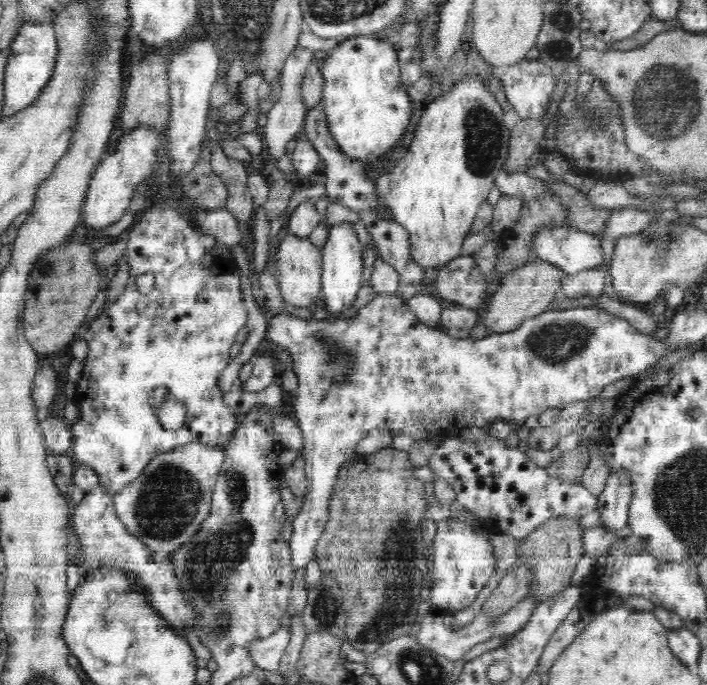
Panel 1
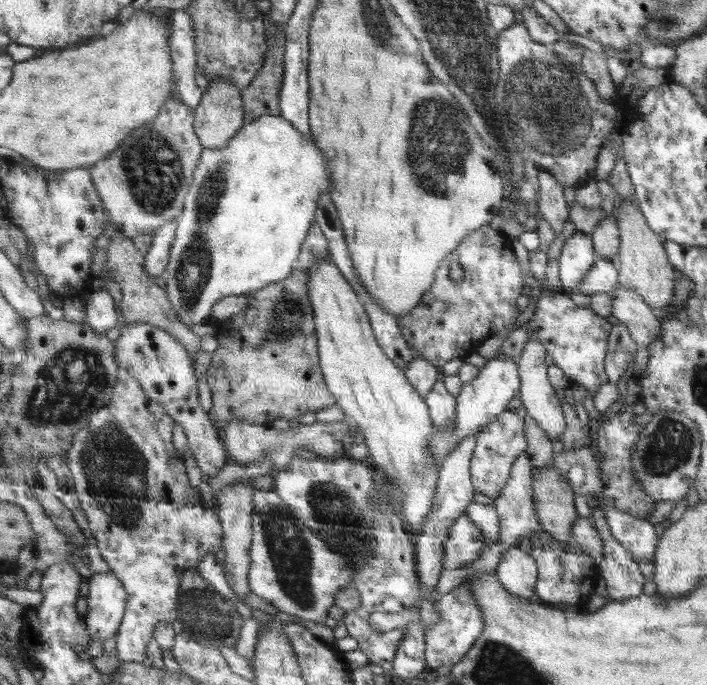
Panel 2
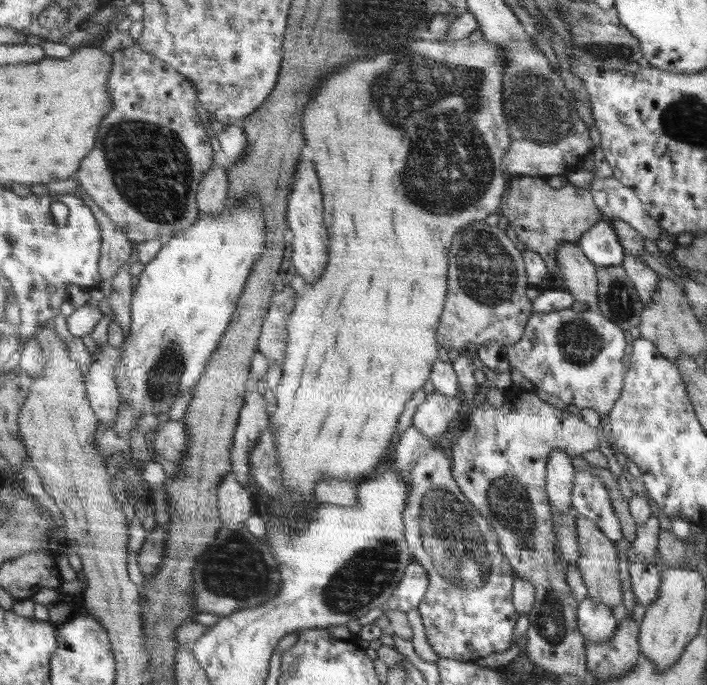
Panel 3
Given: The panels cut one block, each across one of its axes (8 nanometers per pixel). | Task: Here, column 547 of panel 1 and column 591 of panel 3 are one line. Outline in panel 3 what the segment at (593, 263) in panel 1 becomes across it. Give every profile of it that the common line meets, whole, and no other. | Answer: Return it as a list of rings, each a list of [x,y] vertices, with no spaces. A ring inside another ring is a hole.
[[[603,218],[599,224],[595,224],[589,232],[583,234],[583,238],[577,242],[577,246],[583,250],[583,254],[597,266],[619,266],[625,260],[625,248],[619,242],[619,236],[615,234],[613,218]]]

